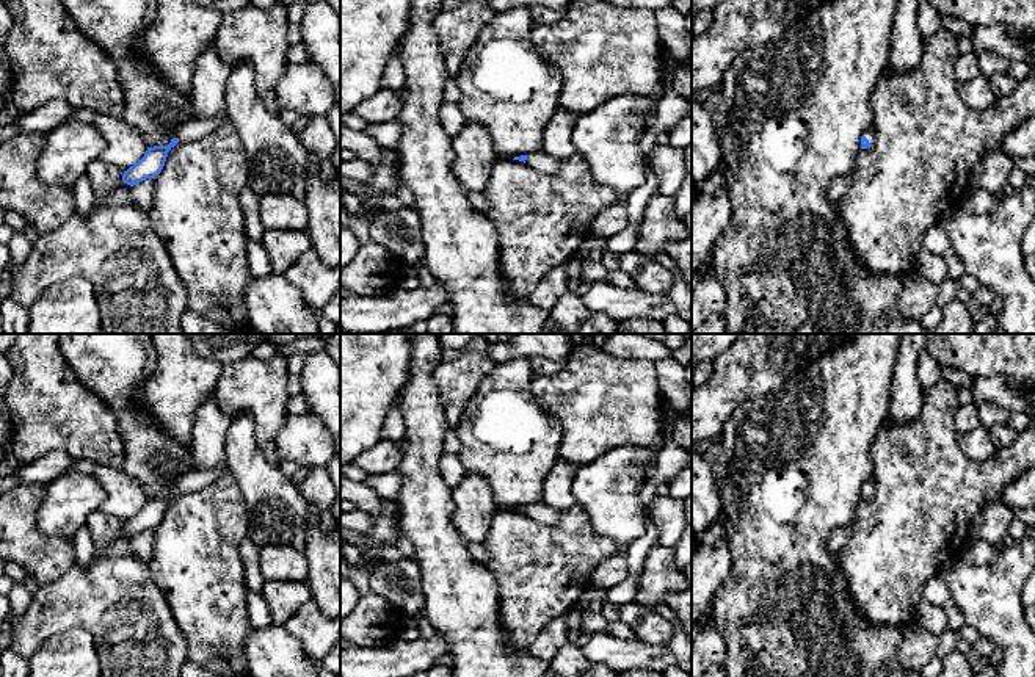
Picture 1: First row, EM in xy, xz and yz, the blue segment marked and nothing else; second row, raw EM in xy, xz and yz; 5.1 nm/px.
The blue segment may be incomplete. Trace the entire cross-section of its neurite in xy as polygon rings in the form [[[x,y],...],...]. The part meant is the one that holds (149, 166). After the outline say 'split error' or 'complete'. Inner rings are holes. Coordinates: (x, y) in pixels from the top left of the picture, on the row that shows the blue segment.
[[[224,110],[218,118],[213,119],[198,119],[193,118],[183,122],[174,133],[174,138],[168,146],[147,147],[144,157],[135,163],[132,168],[124,171],[122,182],[133,186],[146,179],[155,179],[166,161],[168,152],[179,143],[191,143],[212,133],[215,129],[227,122],[229,116]]] | split error

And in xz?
[[[544,150],[533,152],[530,155],[514,157],[513,160],[524,161],[530,168],[547,172],[547,174],[557,172],[560,169],[560,160],[554,158]]] | split error

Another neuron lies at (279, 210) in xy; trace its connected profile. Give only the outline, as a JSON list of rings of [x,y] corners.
[[[268,190],[260,193],[260,223],[265,230],[306,230],[307,207],[292,193]]]

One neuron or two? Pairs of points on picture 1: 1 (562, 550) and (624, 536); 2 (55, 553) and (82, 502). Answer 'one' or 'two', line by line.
1: two
2: two

